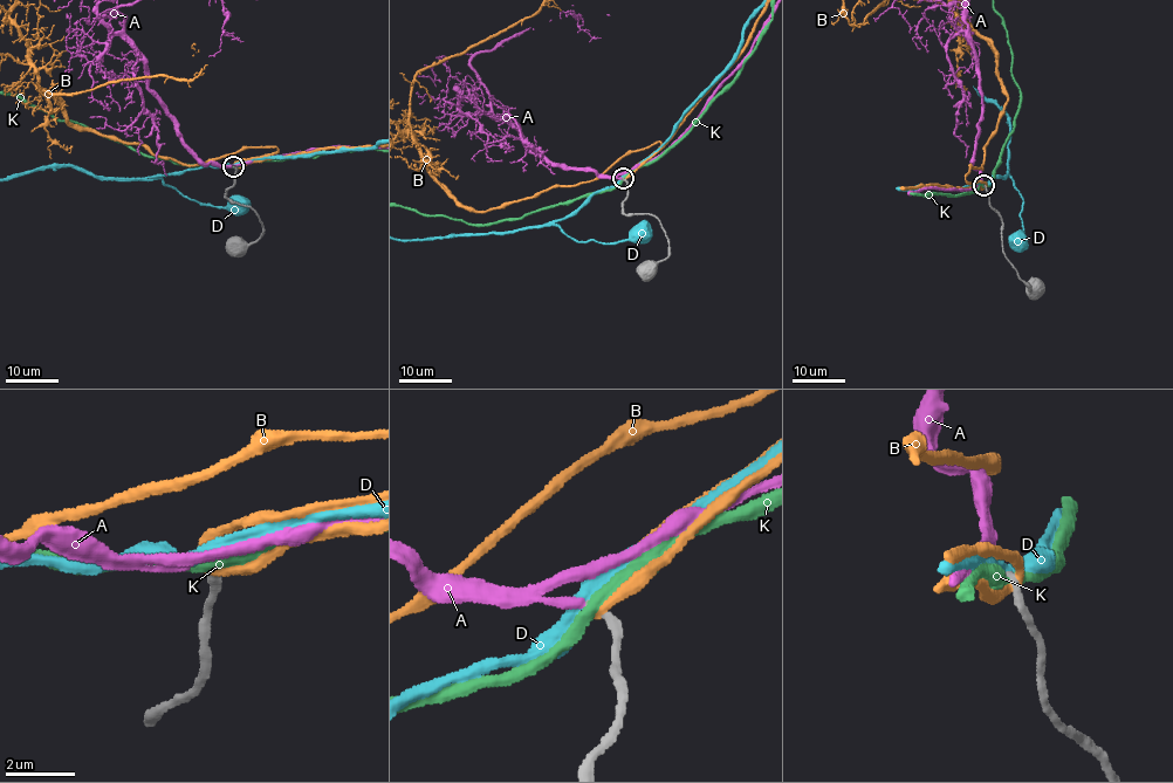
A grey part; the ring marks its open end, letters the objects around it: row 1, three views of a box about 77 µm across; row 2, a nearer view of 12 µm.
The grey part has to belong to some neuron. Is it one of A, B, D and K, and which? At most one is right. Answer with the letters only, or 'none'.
A

